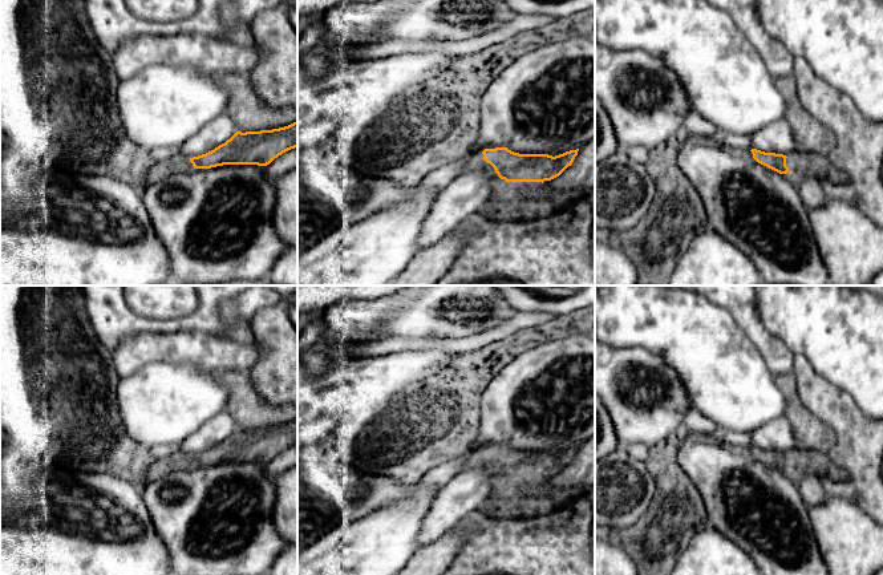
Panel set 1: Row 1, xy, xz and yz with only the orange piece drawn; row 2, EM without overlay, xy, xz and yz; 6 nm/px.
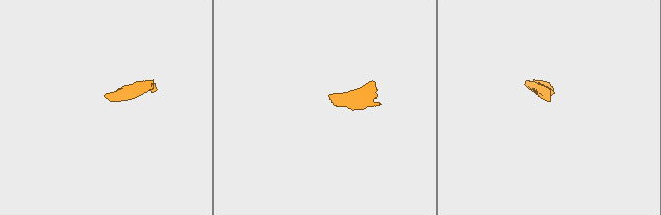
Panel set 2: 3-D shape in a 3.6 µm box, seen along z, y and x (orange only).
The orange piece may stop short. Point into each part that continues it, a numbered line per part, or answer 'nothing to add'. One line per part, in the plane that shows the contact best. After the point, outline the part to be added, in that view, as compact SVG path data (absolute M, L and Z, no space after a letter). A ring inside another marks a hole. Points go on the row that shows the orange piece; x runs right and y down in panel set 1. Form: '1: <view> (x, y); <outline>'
1: yz (796, 170); M786 158L786 166L789 167L787 175L793 177L794 179L799 178L806 171L805 167L793 158Z

